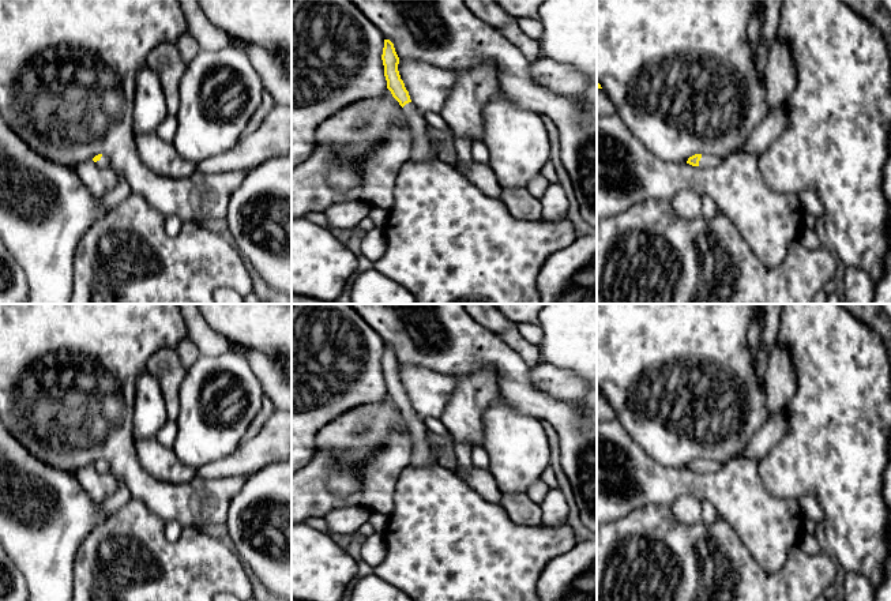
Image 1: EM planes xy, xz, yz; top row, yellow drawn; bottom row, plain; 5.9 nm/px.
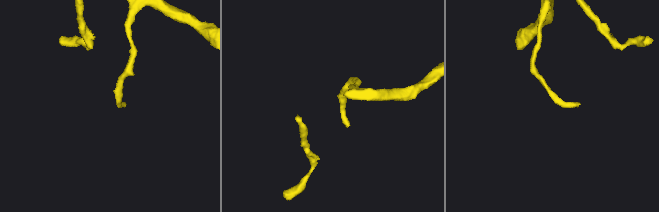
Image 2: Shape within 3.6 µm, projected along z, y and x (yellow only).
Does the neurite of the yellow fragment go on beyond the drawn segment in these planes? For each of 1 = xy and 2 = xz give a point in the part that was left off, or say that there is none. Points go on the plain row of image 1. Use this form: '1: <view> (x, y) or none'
1: xy (104, 468)
2: xz (421, 457)

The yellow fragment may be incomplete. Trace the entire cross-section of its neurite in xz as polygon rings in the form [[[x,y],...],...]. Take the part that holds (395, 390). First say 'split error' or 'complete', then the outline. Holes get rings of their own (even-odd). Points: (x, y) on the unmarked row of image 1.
split error; [[[384,345],[384,353],[381,360],[384,371],[384,382],[387,386],[387,394],[391,397],[392,402],[403,413],[407,431],[413,436],[414,450],[410,466],[413,467],[429,467],[436,465],[436,459],[432,457],[431,447],[428,443],[428,429],[422,420],[413,412],[409,397],[401,384],[398,369],[399,363],[395,357],[394,349],[390,345]]]

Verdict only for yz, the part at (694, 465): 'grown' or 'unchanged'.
grown

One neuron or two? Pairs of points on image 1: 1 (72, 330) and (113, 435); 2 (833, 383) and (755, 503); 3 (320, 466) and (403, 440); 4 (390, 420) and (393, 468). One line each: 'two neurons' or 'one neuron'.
1: one neuron
2: two neurons
3: one neuron
4: two neurons

